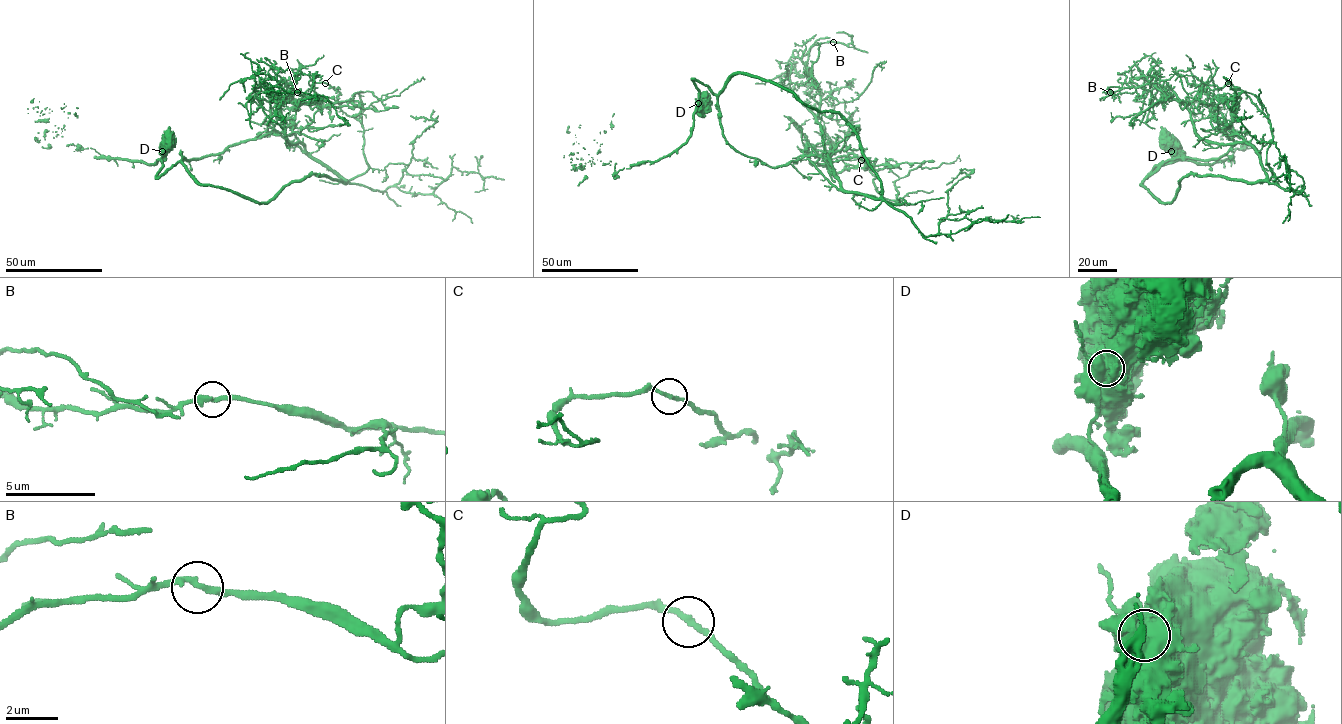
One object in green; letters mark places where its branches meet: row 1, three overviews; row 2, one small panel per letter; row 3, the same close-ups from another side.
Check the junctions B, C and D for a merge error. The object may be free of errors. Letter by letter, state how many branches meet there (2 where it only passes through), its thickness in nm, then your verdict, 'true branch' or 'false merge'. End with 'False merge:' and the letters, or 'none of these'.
B: 2 | 240 nm | true branch
C: 2 | 200 nm | true branch
D: 1 | 1550 nm | false merge
False merge: D

